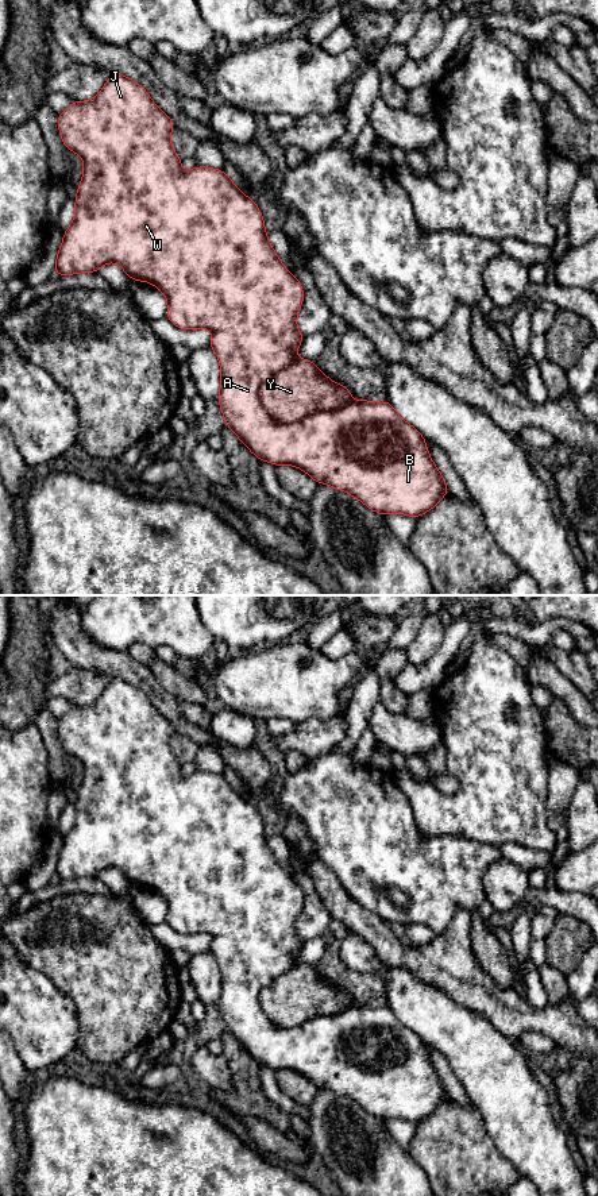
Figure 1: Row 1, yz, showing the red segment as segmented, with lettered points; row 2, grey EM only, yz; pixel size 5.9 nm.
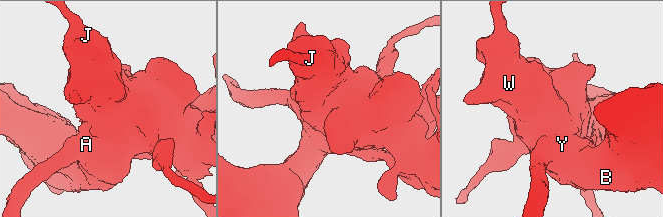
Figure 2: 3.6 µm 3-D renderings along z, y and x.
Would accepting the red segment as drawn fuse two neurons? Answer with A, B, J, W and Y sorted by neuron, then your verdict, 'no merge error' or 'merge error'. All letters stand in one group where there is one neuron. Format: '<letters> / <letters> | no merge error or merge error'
A B J W / Y | merge error

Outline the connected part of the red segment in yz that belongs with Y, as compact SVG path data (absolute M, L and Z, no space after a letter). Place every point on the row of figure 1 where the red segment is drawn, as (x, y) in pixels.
M296 359L261 386L261 402L278 423L290 424L310 413L351 402L347 386L331 381L308 359Z

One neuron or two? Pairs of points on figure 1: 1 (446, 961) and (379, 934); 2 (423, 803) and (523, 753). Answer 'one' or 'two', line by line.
1: one
2: one

